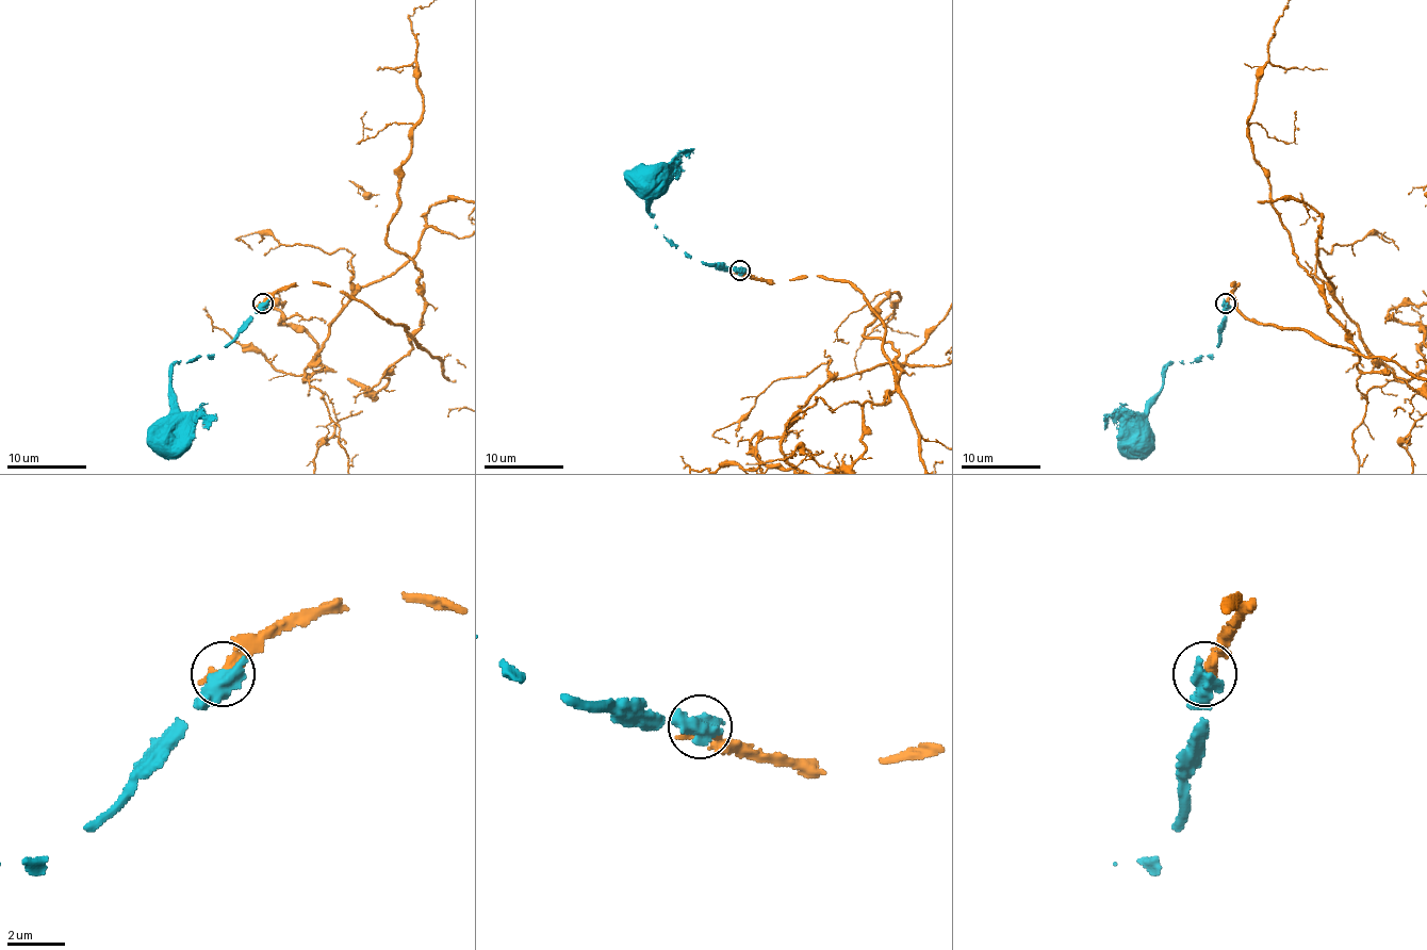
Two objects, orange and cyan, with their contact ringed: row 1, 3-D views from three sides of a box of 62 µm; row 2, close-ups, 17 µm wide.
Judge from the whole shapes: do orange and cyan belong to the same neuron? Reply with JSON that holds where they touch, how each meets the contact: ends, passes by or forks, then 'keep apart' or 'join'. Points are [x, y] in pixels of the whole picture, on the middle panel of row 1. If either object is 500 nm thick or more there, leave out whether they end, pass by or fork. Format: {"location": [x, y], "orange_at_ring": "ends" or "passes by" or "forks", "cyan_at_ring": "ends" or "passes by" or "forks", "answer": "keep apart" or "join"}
{"location": [740, 271], "answer": "join"}

